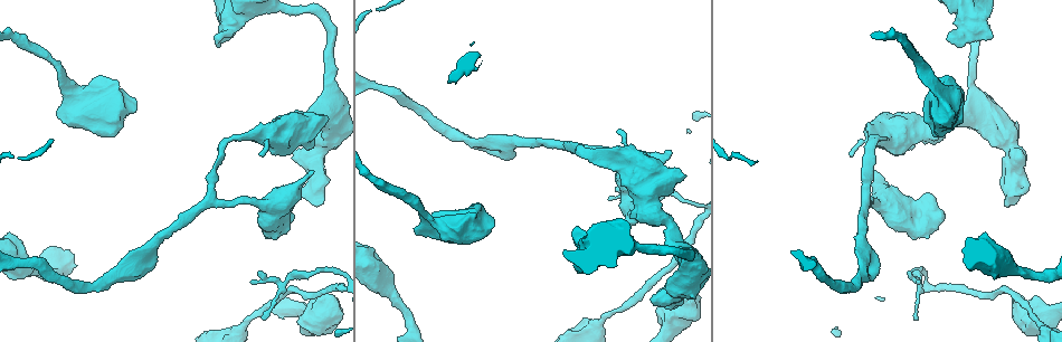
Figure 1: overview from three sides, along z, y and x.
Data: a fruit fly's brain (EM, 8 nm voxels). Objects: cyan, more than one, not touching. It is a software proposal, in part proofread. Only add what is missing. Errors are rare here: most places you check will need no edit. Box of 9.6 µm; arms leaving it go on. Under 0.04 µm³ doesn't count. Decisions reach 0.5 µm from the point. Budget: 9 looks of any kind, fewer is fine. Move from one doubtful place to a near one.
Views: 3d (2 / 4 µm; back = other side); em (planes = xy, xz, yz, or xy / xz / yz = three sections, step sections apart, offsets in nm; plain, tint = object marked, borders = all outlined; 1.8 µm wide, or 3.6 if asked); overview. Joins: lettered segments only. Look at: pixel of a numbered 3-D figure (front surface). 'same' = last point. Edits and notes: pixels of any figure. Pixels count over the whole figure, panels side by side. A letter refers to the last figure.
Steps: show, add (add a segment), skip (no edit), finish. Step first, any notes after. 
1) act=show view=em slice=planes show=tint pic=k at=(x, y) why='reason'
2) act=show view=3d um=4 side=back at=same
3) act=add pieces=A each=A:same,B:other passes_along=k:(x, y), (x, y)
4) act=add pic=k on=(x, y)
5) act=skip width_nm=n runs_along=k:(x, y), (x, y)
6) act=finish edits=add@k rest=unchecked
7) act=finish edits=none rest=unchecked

act=show view=em slice=planes show=plain pic=1 at=(576, 240) why='branch stops here'

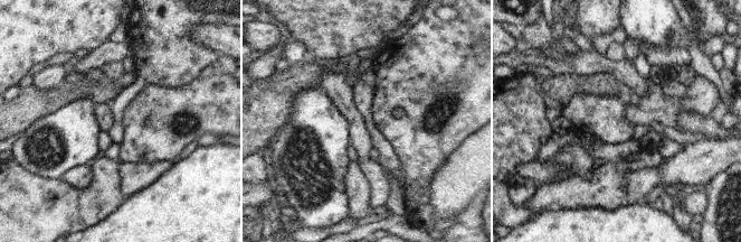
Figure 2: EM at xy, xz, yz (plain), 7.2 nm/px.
act=show view=em slice=planes show=borders at=same why='what lies round it'

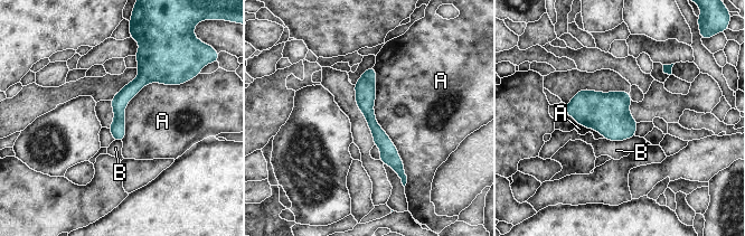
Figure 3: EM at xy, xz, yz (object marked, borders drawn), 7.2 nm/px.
act=skip each=A:other,B:other runs_along=3:(371, 71), (367, 111), (402, 175) found='no lettered segment goes on from it'

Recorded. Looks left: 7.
act=show view=em slice=planes show=plain pic=1 at=(379, 275) why='sudden change in width'

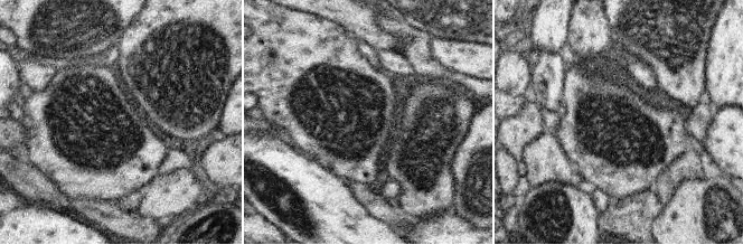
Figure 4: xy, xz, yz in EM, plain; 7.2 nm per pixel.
act=show view=em slice=planes show=tint at=same

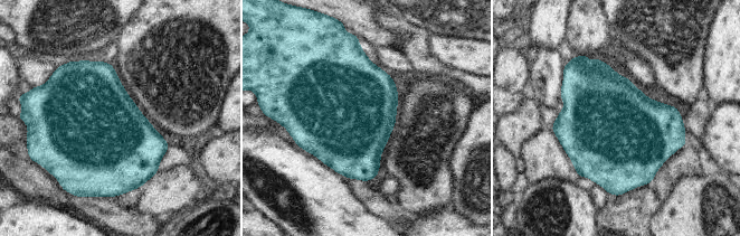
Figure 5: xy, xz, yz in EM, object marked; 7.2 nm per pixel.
act=show view=em slice=planes show=borders at=same why='see the neighbours'

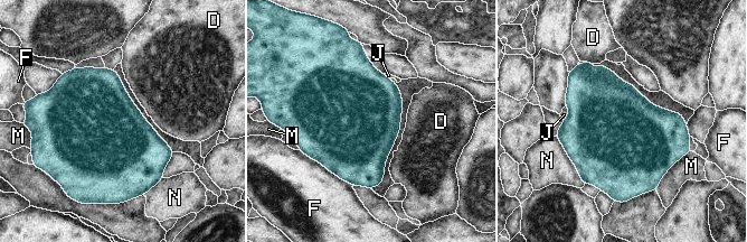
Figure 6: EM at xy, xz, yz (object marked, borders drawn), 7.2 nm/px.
act=skip each=D:other,F:other,J:other,M:other,N:other border=6:(582, 61), (594, 63) found='none of them fits'

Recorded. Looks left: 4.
act=show view=em slice=xz step=8 show=plain pic=1 at=(926, 238) why='stops while still wide'

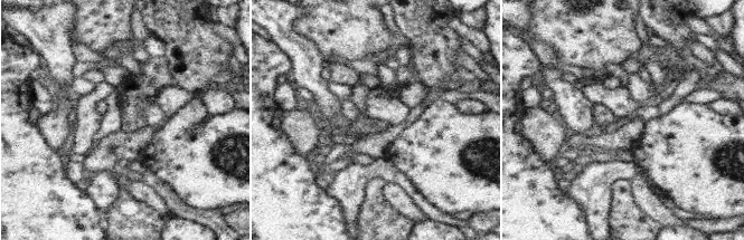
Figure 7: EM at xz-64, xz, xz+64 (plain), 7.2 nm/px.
act=show view=em slice=xz step=8 show=tint at=same

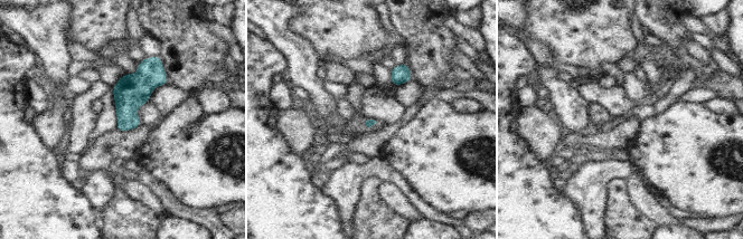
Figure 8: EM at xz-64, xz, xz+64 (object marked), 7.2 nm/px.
act=show view=em slice=xz step=8 show=borders at=same

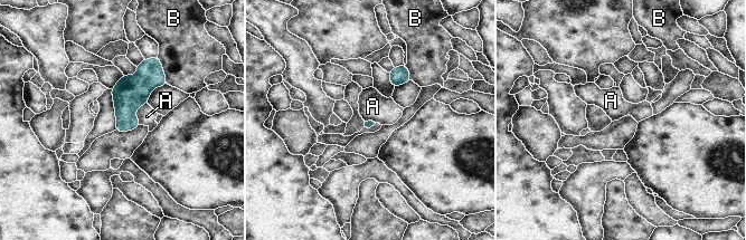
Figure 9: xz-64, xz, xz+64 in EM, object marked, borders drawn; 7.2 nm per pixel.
act=skip each=A:other,B:other border=9:(147, 103), (135, 111), (139, 124) found='none of them fits'

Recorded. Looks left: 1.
act=finish edits=none rest=unchecked

